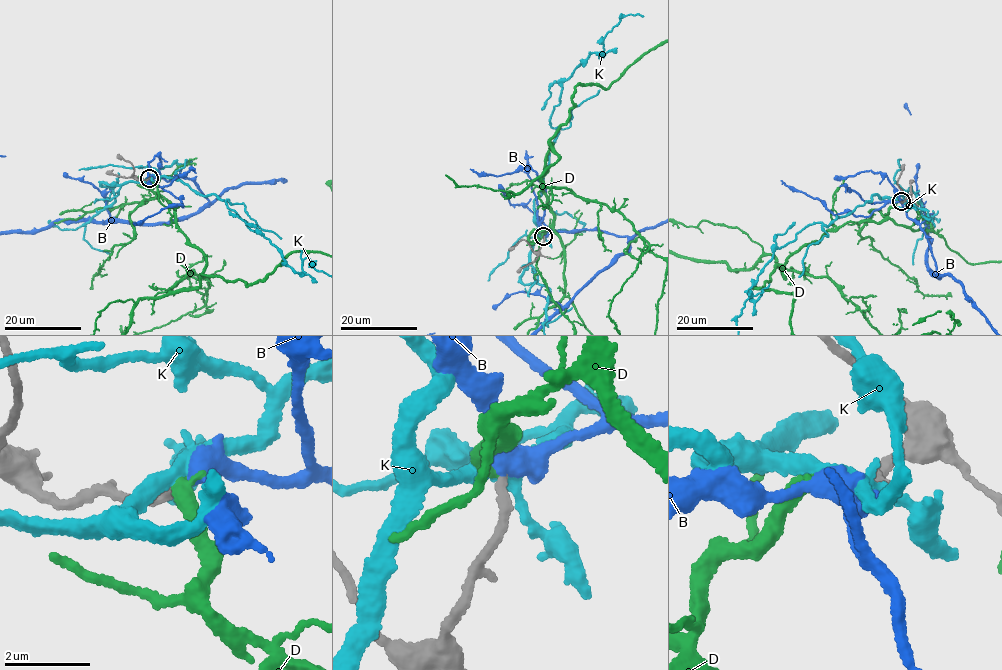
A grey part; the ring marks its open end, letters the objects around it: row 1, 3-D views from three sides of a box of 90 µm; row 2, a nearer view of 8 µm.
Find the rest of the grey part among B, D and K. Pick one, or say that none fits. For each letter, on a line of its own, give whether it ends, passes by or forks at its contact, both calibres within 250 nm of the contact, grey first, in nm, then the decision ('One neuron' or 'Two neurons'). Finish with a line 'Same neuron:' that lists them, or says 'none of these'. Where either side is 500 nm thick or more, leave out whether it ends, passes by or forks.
B: It passes by. Thickness 220 nm (grey) against 440 nm. One neuron
D: It ends there. Thickness 220 nm (grey) against 320 nm. Two neurons
K: It forks there. Thickness 220 nm (grey) against 320 nm. Two neurons
Same neuron: B

